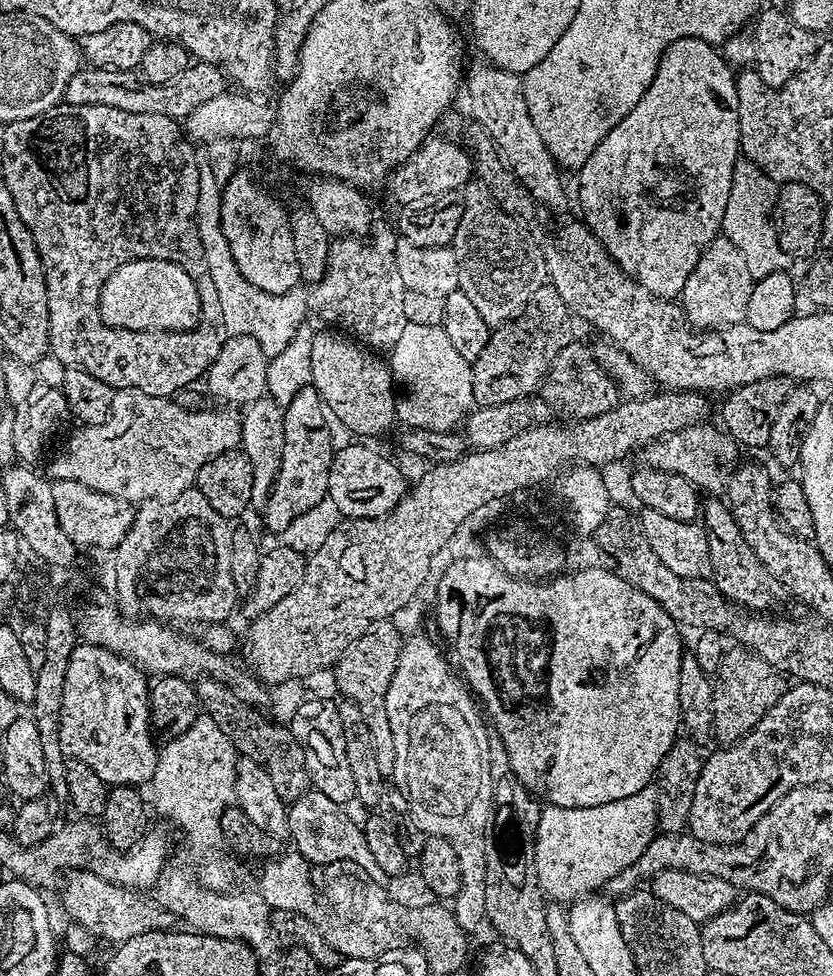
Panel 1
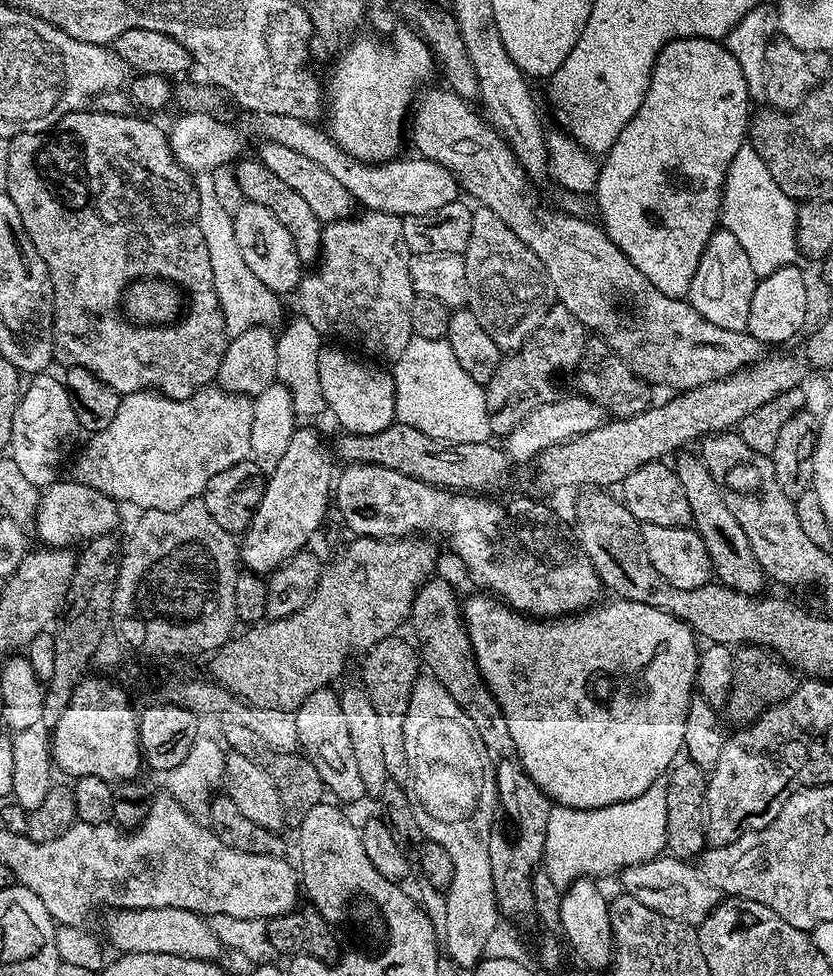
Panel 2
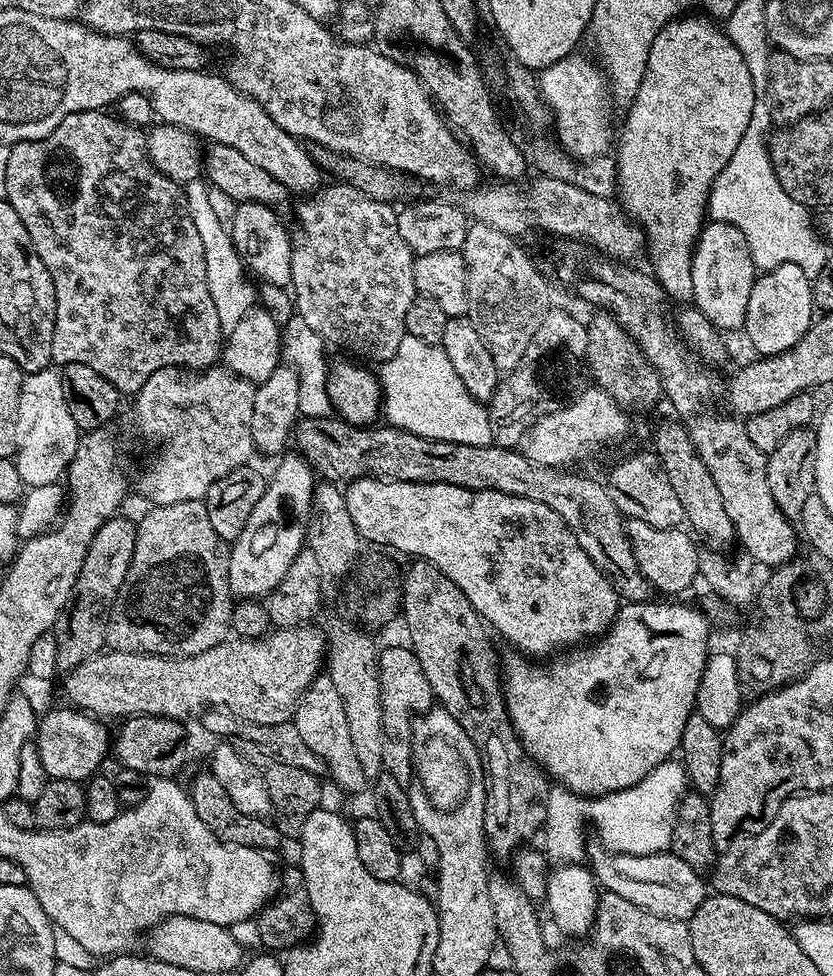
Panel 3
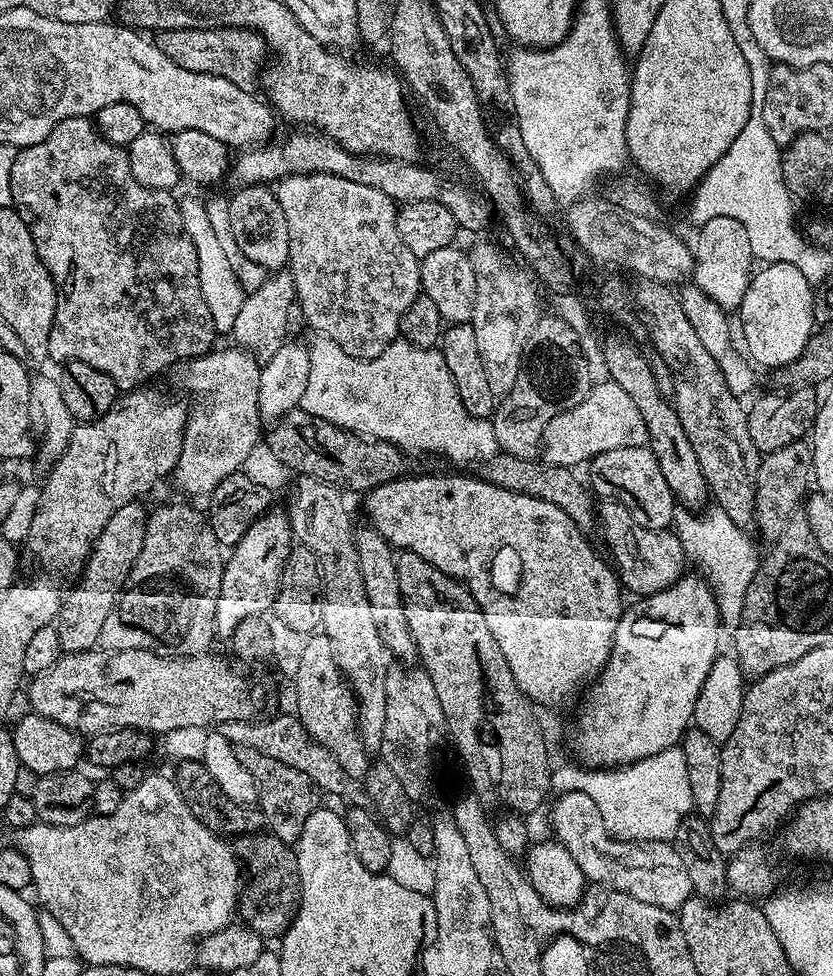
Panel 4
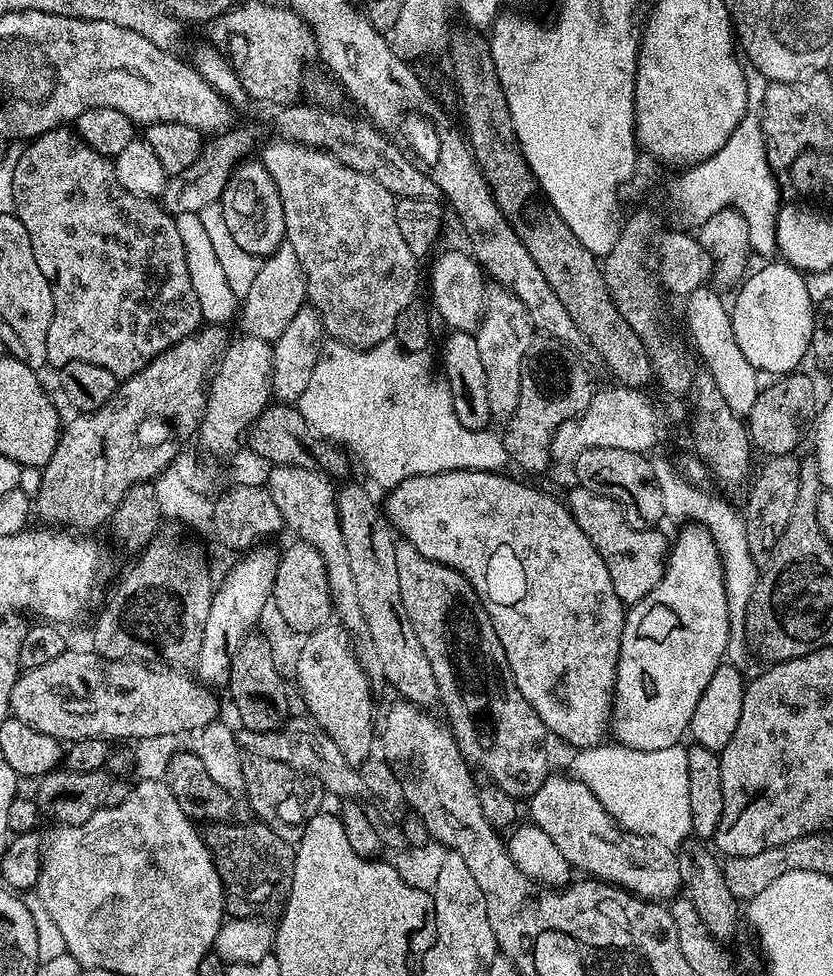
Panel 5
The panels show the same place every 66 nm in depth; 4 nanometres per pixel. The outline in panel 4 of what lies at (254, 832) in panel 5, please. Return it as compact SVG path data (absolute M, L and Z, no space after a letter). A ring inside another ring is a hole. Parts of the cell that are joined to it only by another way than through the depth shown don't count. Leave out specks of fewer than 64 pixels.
M263 831L254 836L235 837L234 851L246 869L247 880L238 901L239 919L263 936L265 941L272 942L272 939L275 941L283 937L284 931L290 927L296 916L296 907L300 904L300 875L295 847Z

